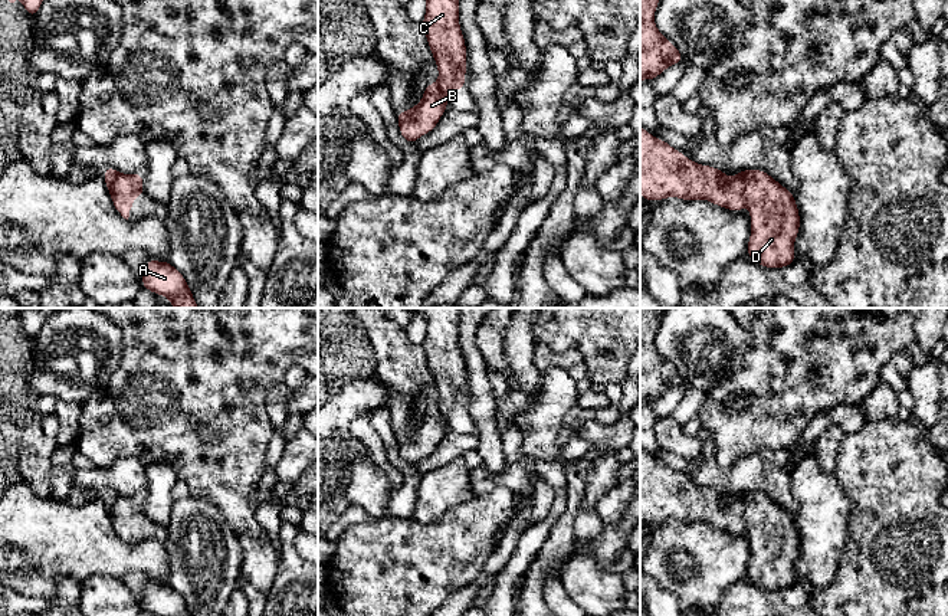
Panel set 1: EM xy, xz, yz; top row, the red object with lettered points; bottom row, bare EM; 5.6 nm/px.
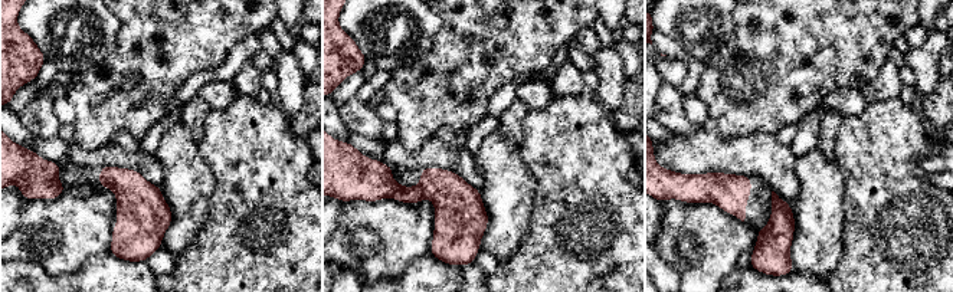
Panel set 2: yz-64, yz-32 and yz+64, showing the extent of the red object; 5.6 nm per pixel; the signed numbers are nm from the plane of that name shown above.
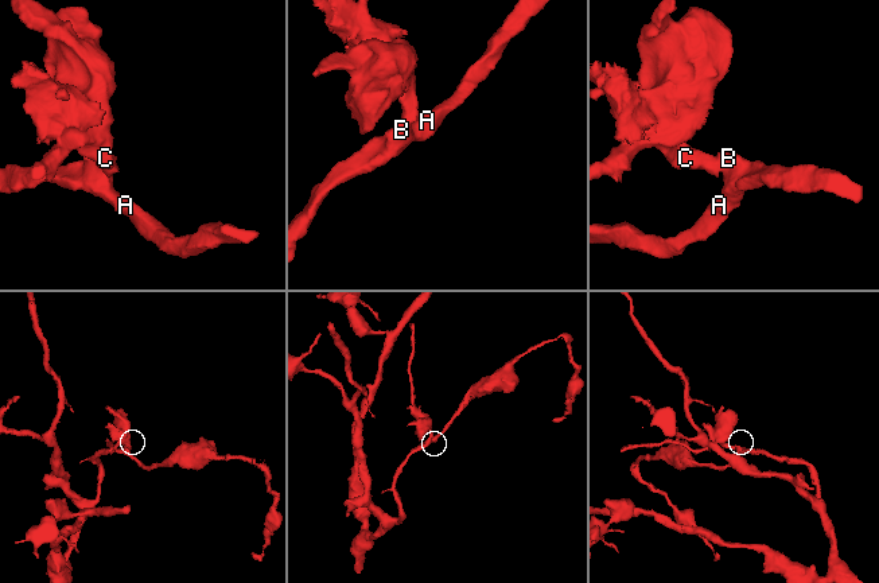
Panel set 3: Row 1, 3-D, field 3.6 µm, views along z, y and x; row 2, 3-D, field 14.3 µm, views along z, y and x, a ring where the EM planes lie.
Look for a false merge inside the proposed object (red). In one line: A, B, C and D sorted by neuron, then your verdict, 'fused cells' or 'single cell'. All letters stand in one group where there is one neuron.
A B D / C | fused cells

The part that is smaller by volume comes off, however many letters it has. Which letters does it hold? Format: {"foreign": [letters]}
{"foreign": ["C"]}

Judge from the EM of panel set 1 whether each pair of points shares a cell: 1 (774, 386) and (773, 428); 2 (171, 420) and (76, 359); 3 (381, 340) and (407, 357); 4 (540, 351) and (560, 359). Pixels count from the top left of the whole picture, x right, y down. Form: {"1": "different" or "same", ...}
{"1": "same", "2": "different", "3": "same", "4": "same"}

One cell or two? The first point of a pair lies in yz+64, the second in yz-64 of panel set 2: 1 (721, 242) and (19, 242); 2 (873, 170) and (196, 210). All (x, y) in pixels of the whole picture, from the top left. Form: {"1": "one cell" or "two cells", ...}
{"1": "one cell", "2": "two cells"}

